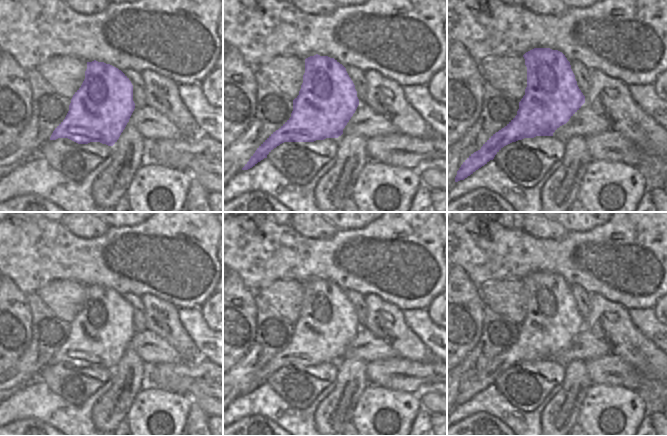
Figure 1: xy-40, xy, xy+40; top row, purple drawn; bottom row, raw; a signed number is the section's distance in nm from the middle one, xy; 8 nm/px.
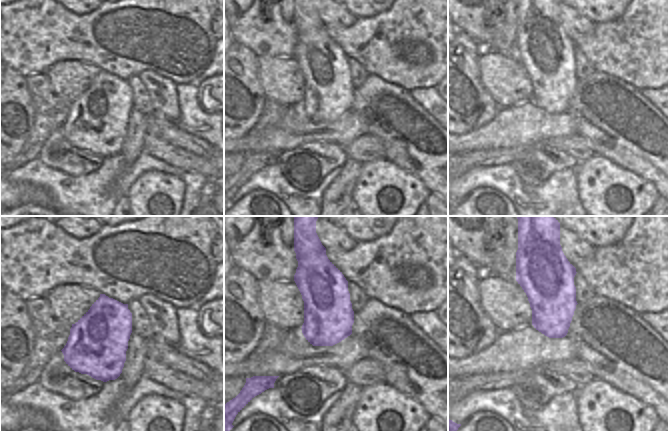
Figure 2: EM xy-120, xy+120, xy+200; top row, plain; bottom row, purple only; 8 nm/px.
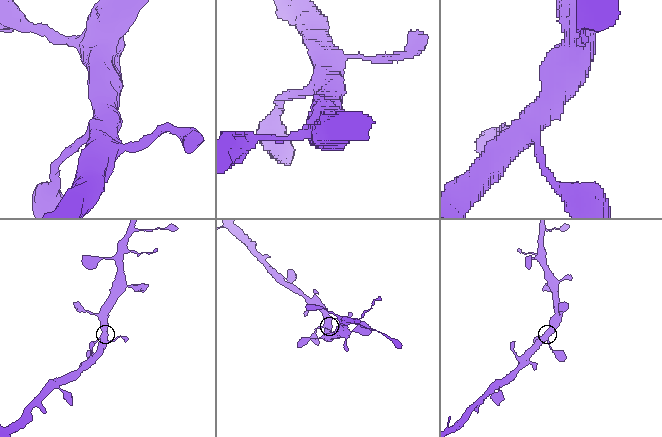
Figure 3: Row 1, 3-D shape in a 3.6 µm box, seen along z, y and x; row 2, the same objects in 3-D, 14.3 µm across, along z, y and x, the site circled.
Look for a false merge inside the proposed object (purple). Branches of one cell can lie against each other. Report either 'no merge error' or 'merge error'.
no merge error

